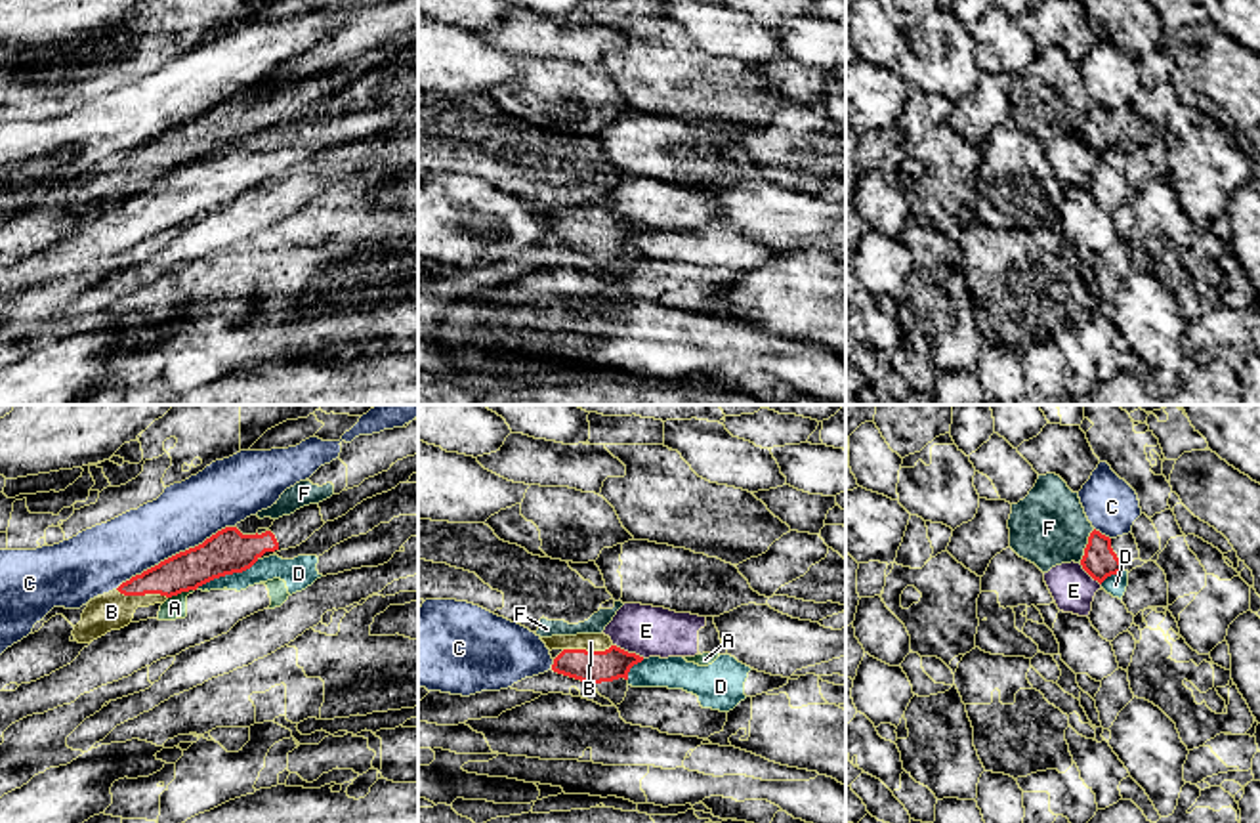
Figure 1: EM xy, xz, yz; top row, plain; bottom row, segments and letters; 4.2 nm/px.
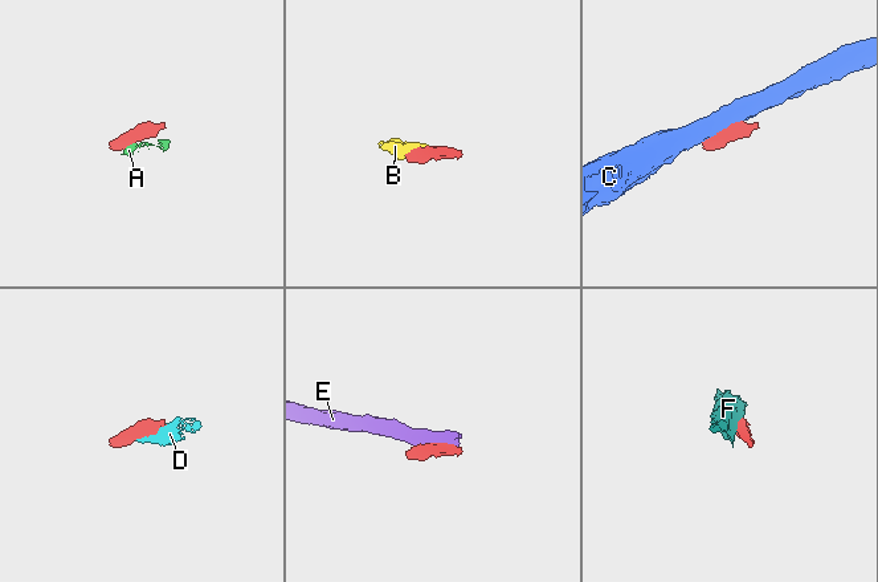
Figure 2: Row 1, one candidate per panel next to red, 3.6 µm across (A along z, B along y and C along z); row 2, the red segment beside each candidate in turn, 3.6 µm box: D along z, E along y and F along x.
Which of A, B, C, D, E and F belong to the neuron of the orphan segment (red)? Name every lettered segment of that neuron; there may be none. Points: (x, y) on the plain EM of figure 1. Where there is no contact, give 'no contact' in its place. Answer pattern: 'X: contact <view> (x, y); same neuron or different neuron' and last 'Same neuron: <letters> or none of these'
A: contact xy (180, 165); different neuron
B: contact xz (585, 222); same neuron
C: contact xy (176, 126); different neuron
D: contact xy (226, 146); different neuron
E: contact xz (627, 224); different neuron
F: contact yz (1087, 119); different neuron
Same neuron: B

